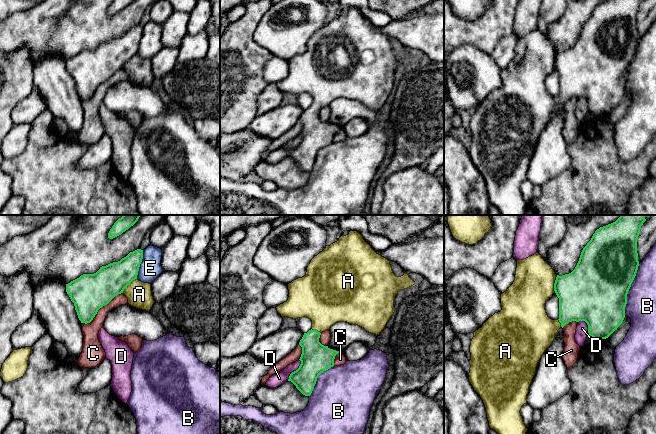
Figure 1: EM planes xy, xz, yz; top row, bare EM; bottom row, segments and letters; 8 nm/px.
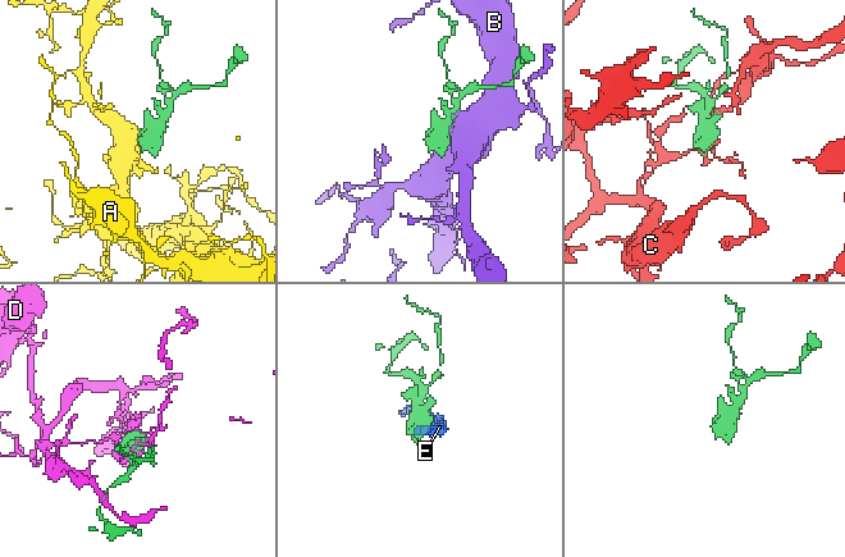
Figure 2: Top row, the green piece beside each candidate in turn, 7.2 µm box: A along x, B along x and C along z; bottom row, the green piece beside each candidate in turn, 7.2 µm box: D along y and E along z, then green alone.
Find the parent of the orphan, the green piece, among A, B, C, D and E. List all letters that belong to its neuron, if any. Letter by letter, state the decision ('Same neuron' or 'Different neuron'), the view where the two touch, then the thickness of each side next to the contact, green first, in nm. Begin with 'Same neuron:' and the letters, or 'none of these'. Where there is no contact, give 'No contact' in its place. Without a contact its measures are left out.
Same neuron: A
A: Same neuron. Touches green in yz. Thickness 400 nm (green) against 320 nm
B: Different neuron. Touches green in yz. Thickness 480 nm (green) against 240 nm
C: Different neuron. Touches green in xy. Thickness 300 nm (green) against 130 nm
D: Different neuron. Touches green in xz. Thickness 240 nm (green) against 100 nm
E: Different neuron. Touches green in xy. Thickness 240 nm (green) against 180 nm

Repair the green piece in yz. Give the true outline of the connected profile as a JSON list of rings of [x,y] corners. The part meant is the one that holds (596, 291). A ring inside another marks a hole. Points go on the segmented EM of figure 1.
[[[620,215],[615,222],[597,229],[583,248],[575,269],[569,274],[556,275],[538,252],[524,260],[517,260],[515,280],[507,291],[501,294],[502,310],[491,316],[474,332],[470,345],[471,368],[468,378],[483,400],[491,429],[498,434],[526,434],[528,429],[520,410],[527,403],[529,386],[537,364],[545,350],[552,344],[559,329],[572,321],[585,321],[589,335],[595,340],[602,340],[608,338],[622,324],[627,294],[639,266],[637,239],[645,221],[645,215]],[[553,293],[559,298],[557,320],[550,319],[545,310],[545,303]]]

